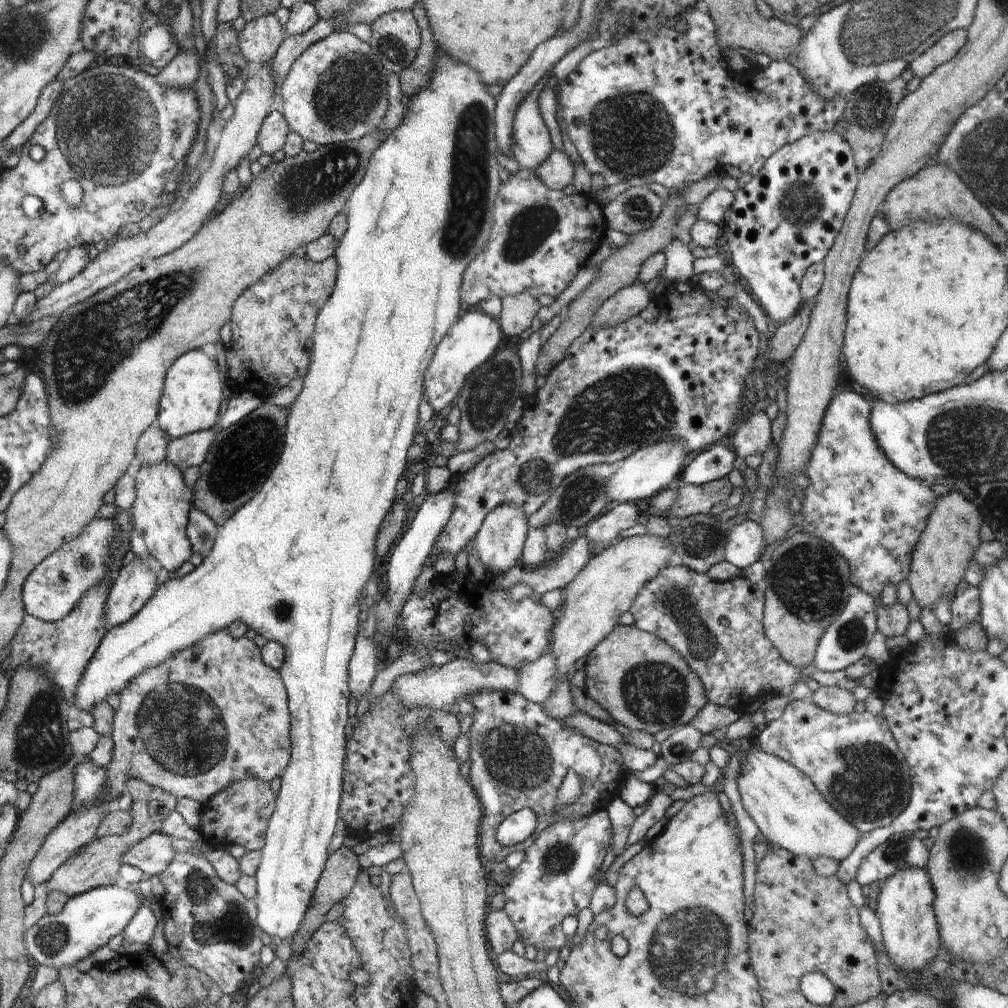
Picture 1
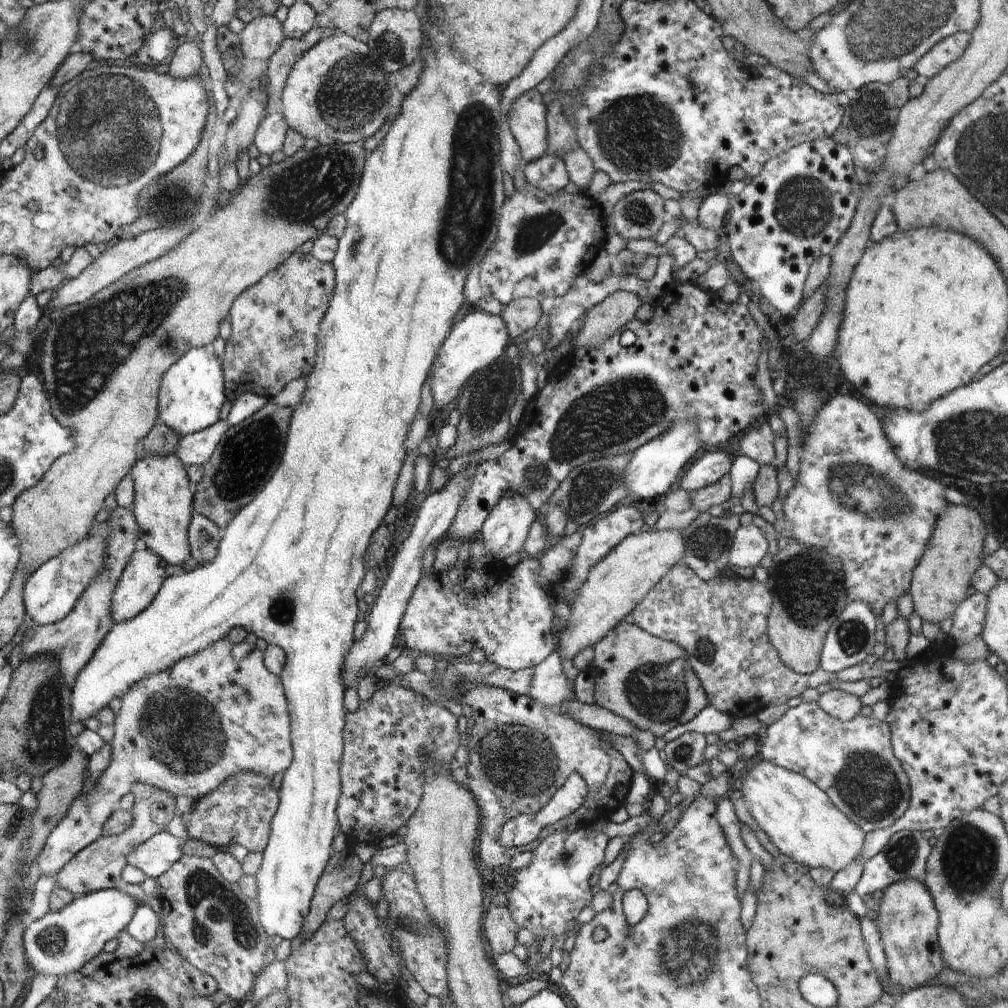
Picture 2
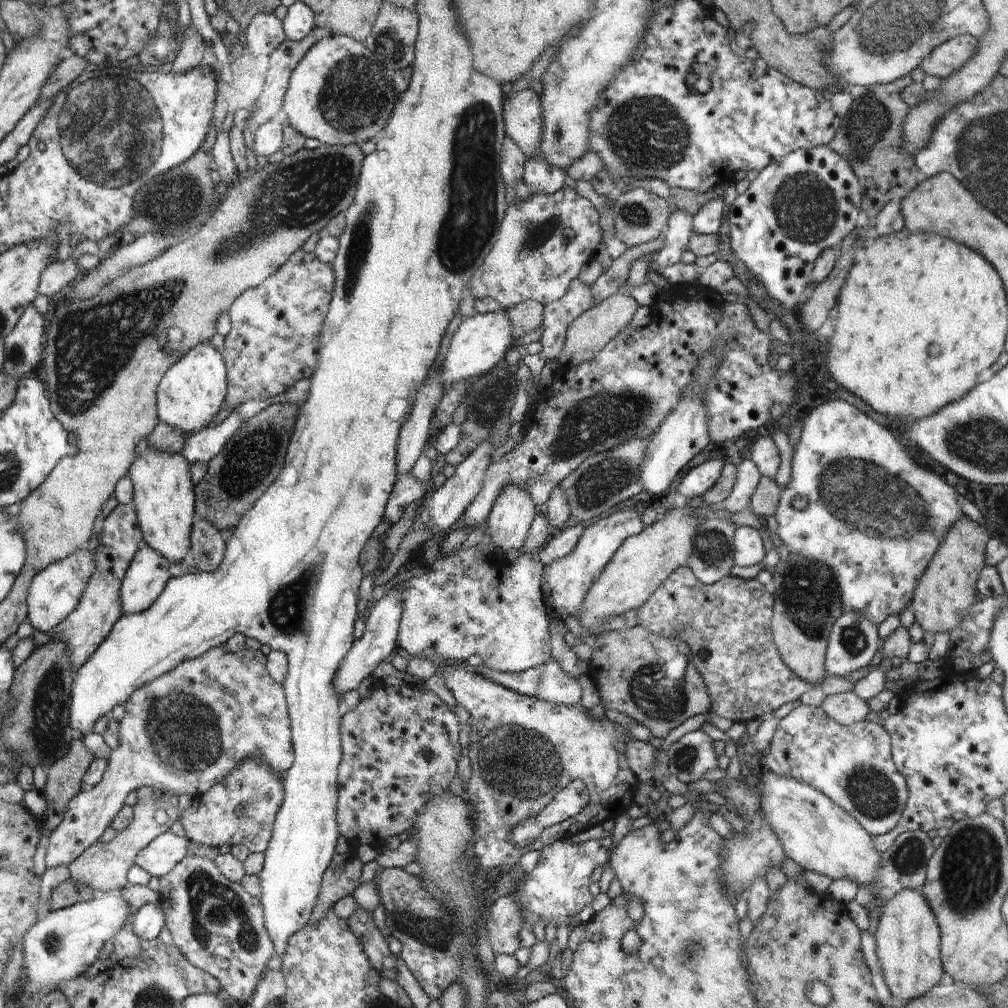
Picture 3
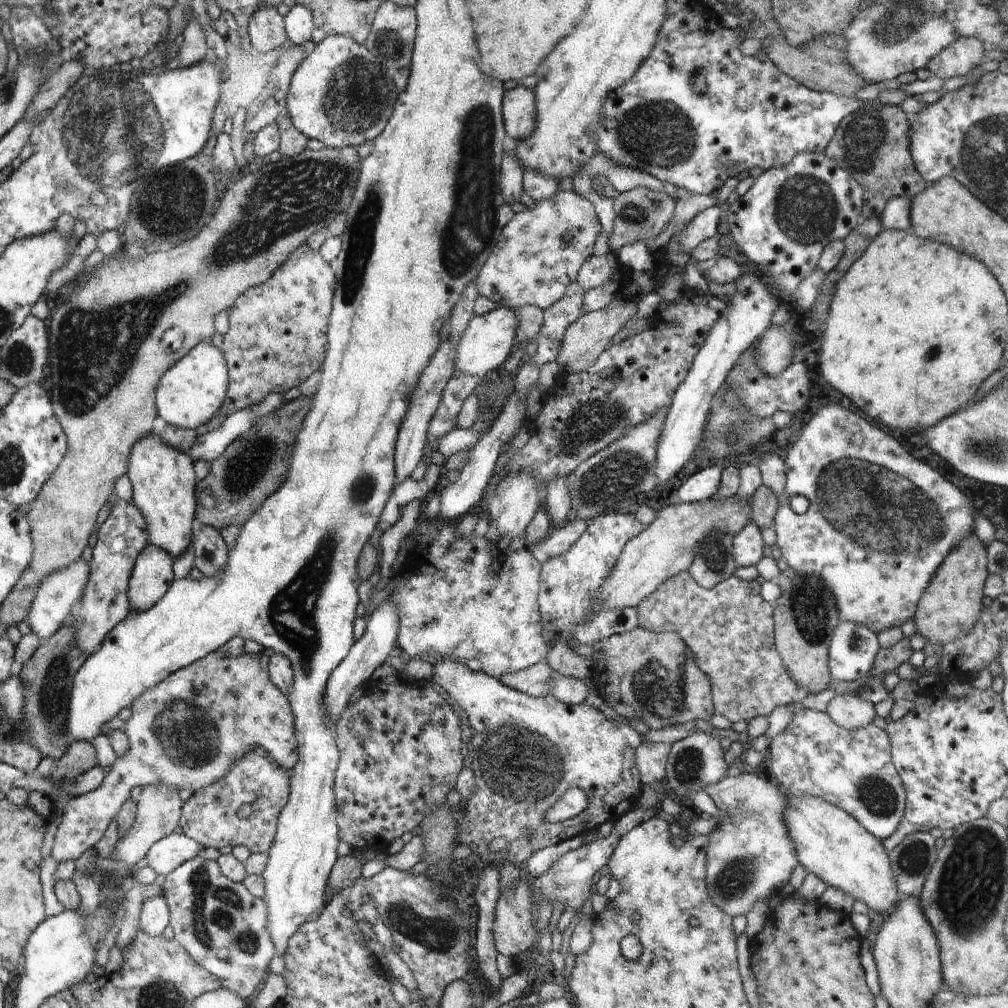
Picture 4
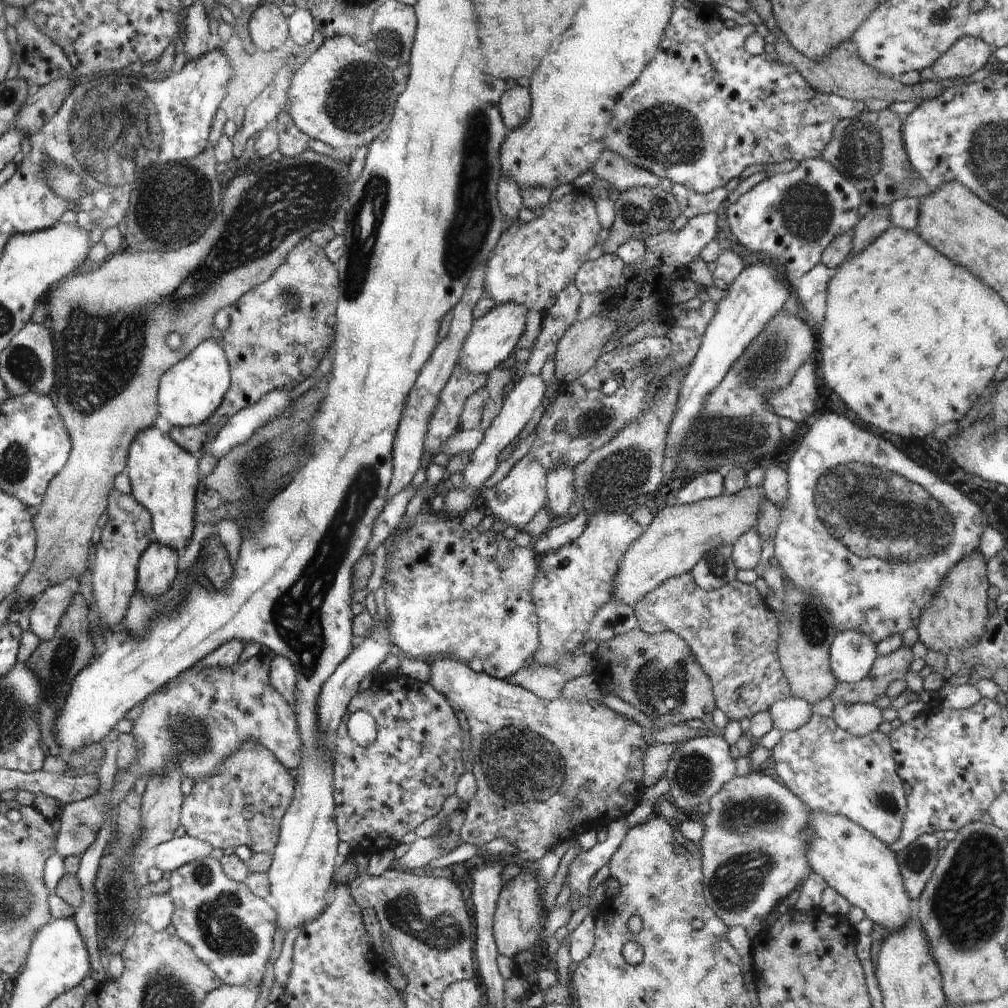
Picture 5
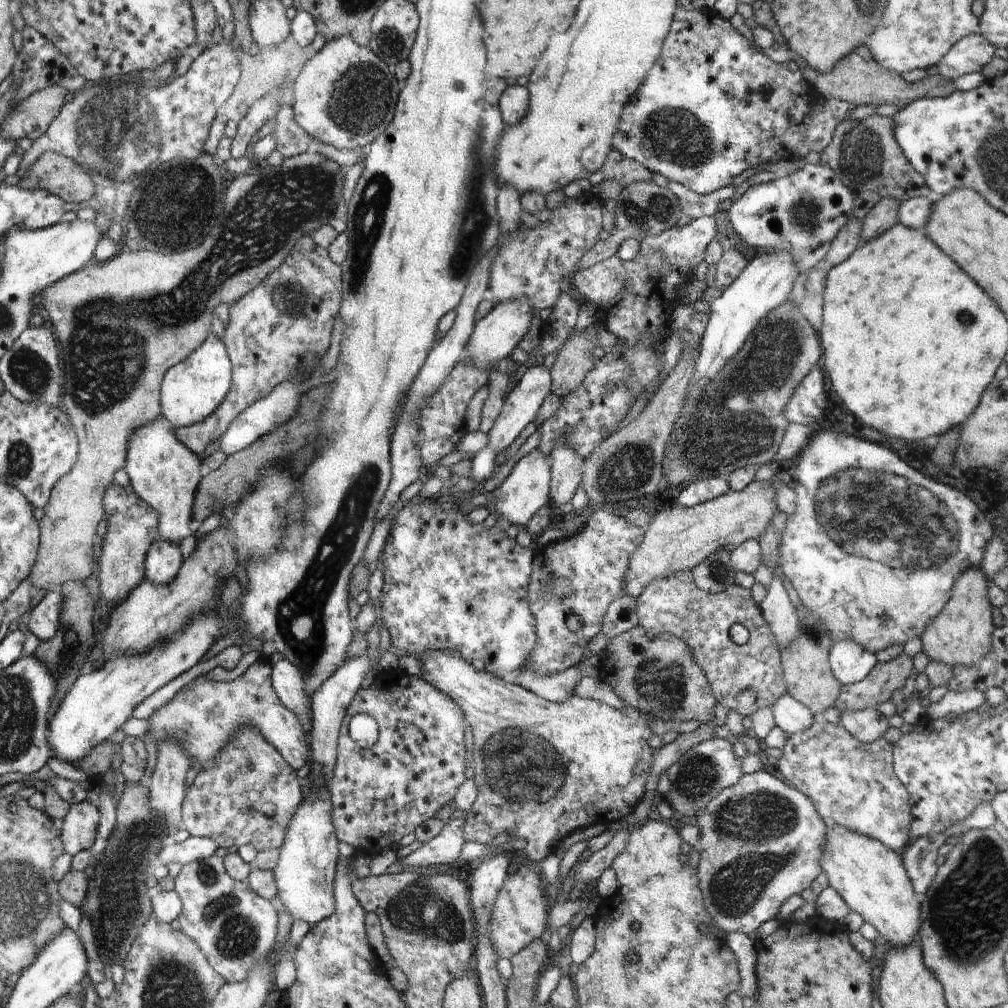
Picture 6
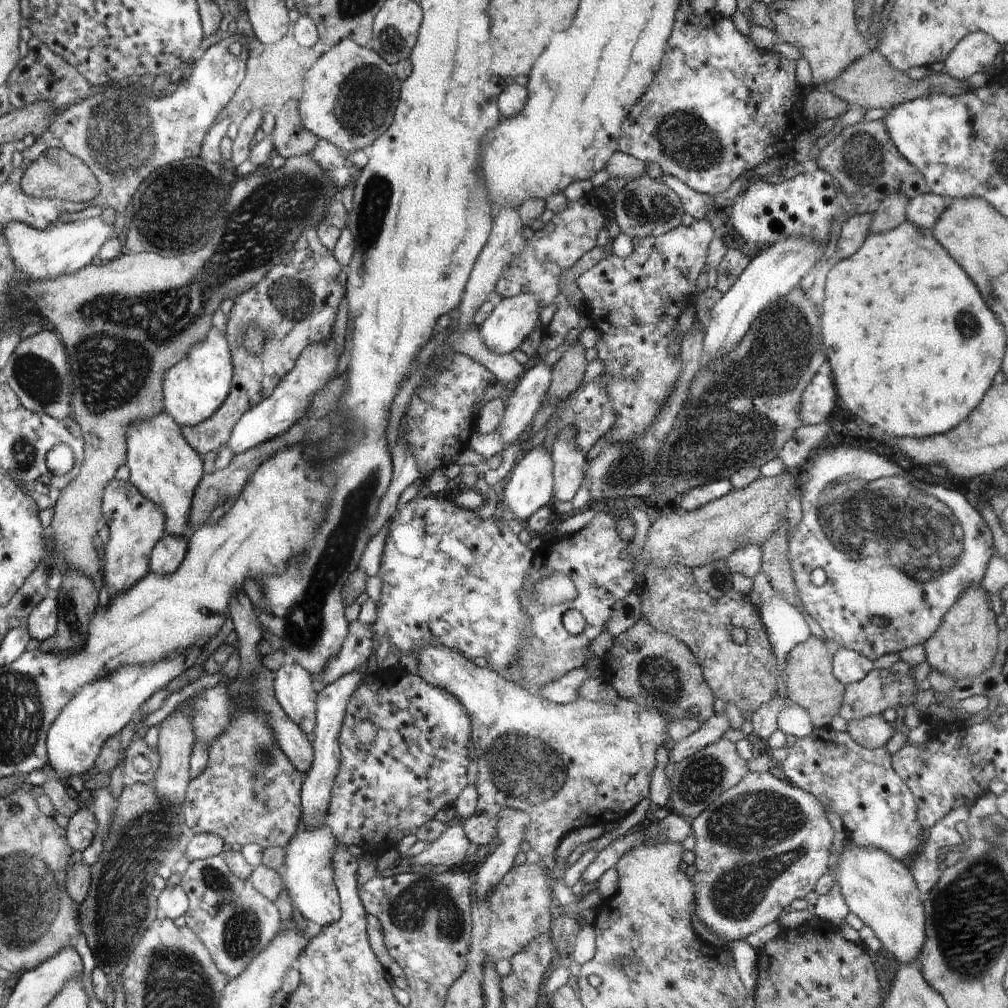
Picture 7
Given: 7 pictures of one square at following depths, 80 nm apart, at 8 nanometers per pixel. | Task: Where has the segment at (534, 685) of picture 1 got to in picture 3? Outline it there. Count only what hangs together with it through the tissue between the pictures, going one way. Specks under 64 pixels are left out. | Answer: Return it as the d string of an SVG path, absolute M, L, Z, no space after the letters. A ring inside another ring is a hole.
M552 658L544 666L536 697L555 705L580 705L582 687L578 678L566 674Z

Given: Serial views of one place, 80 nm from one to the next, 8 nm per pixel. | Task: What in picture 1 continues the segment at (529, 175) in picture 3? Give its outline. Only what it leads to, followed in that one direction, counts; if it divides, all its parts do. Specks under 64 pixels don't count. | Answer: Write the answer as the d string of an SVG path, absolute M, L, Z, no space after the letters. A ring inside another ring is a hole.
M553 150L551 154L535 170L538 178L553 190L560 190L572 184L575 166L571 158L562 150Z

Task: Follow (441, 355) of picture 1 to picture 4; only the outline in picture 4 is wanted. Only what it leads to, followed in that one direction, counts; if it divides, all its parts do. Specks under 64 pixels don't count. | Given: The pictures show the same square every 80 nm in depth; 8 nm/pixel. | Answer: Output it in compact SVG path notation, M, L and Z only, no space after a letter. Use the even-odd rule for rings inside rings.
M496 307L486 314L474 316L457 345L455 368L483 379L498 371L511 356L518 323L515 311L506 307Z

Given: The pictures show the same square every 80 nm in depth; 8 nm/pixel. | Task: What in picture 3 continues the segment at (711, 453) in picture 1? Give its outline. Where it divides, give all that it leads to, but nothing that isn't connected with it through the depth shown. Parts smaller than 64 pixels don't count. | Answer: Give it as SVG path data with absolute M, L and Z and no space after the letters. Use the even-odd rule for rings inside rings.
M712 459L702 462L700 466L692 468L678 486L677 492L680 497L700 498L705 492L716 484L721 476L726 460Z

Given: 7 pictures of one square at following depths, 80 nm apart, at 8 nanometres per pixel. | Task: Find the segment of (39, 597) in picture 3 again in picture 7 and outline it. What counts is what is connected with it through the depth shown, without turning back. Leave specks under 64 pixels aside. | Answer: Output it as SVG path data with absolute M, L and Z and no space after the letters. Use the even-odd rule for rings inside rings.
M44 597L27 616L29 635L38 642L49 639L57 632L58 606L55 598Z

